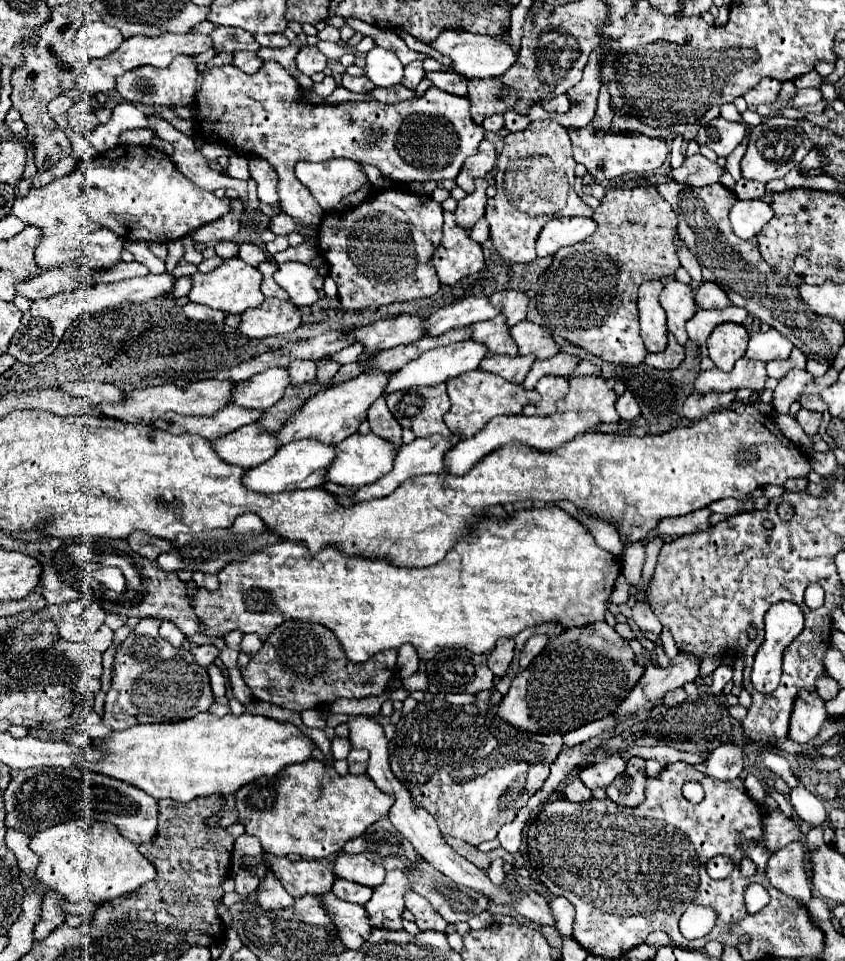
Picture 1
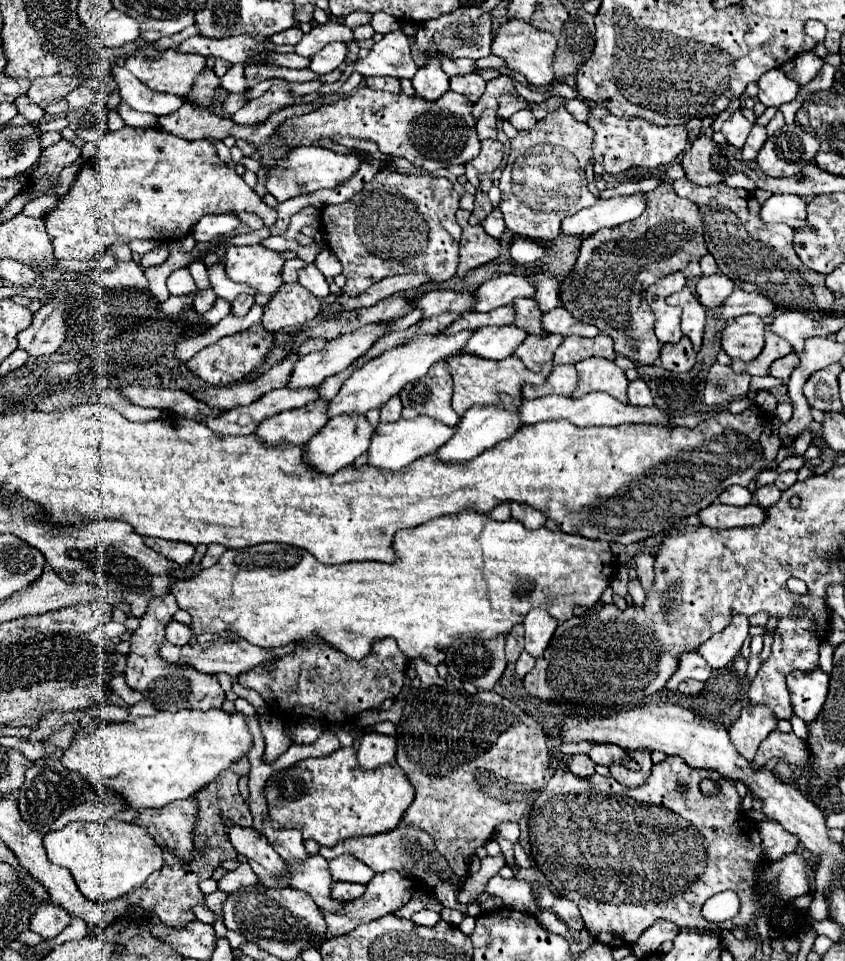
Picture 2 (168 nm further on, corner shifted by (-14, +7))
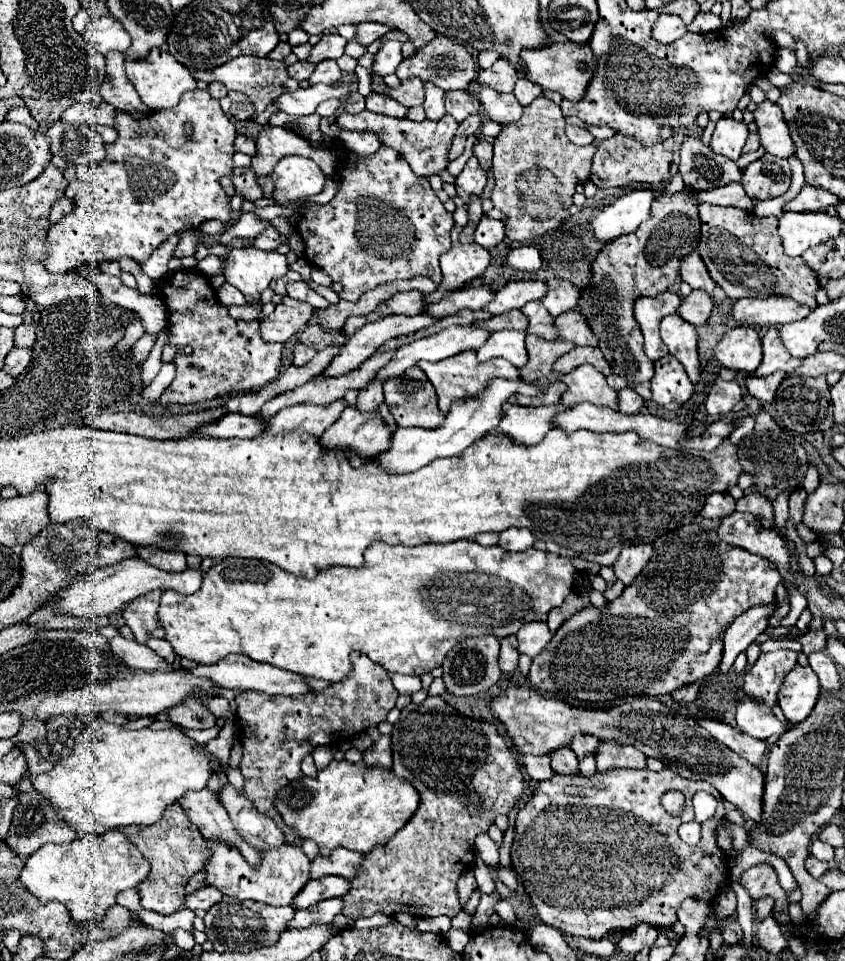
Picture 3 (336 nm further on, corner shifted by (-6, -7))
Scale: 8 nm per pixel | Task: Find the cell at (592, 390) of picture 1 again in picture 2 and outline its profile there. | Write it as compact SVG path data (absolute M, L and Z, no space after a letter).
M586 358L576 364L576 370L578 370L580 382L576 390L572 392L574 398L600 390L600 392L608 392L620 402L628 402L626 398L628 380L624 376L624 370L618 368L614 362L604 360L604 358Z

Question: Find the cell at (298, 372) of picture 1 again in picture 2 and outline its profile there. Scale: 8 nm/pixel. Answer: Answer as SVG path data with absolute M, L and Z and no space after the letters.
M308 338L308 340L304 340L304 344L300 346L298 354L300 354L300 356L306 356L306 354L310 354L310 352L322 350L322 348L324 348L324 344L326 344L326 340L324 340L324 338Z

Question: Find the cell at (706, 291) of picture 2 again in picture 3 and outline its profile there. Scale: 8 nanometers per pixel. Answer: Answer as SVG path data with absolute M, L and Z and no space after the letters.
M692 290L690 296L682 298L682 304L678 308L678 314L686 318L690 324L700 326L710 318L710 312L714 308L714 300L704 290Z

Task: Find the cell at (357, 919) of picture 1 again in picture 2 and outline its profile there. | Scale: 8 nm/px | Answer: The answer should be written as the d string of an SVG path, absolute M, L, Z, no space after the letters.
M308 854L308 860L304 860L304 864L300 864L300 868L292 868L286 862L286 876L290 878L290 882L288 882L290 888L308 892L322 910L334 912L344 904L344 902L330 898L332 878L328 872L328 862L320 854Z

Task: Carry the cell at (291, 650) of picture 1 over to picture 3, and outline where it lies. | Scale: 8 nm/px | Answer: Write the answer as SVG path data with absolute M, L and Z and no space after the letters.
M361 652L350 655L352 670L340 682L330 684L322 692L306 692L302 696L268 696L258 692L240 692L234 700L238 704L240 742L244 756L240 770L244 776L246 798L264 814L276 818L274 822L284 830L288 844L296 842L296 834L284 826L274 810L276 792L290 780L304 776L300 762L316 746L330 746L348 742L354 734L368 730L374 724L386 720L386 714L394 708L398 692L392 686L388 670L374 666L374 662Z

